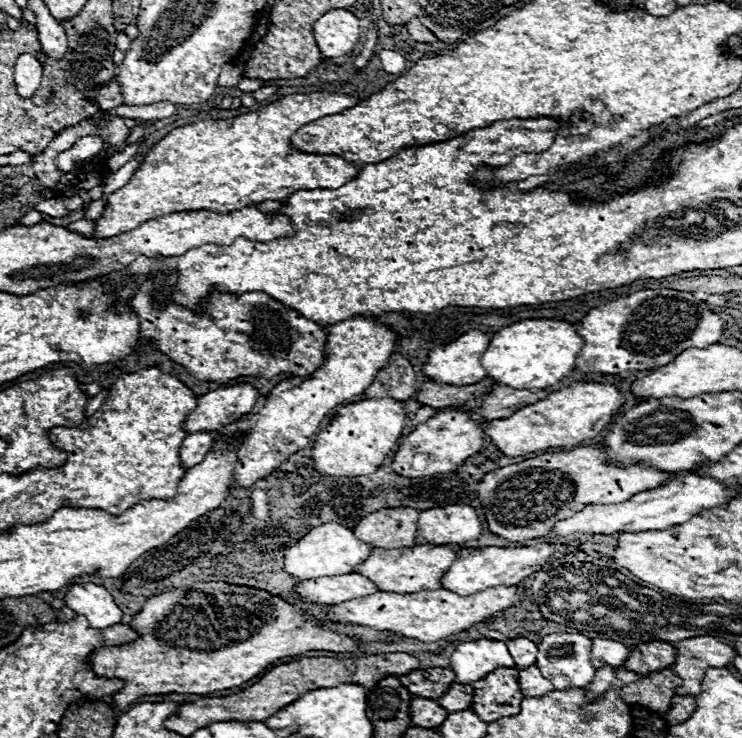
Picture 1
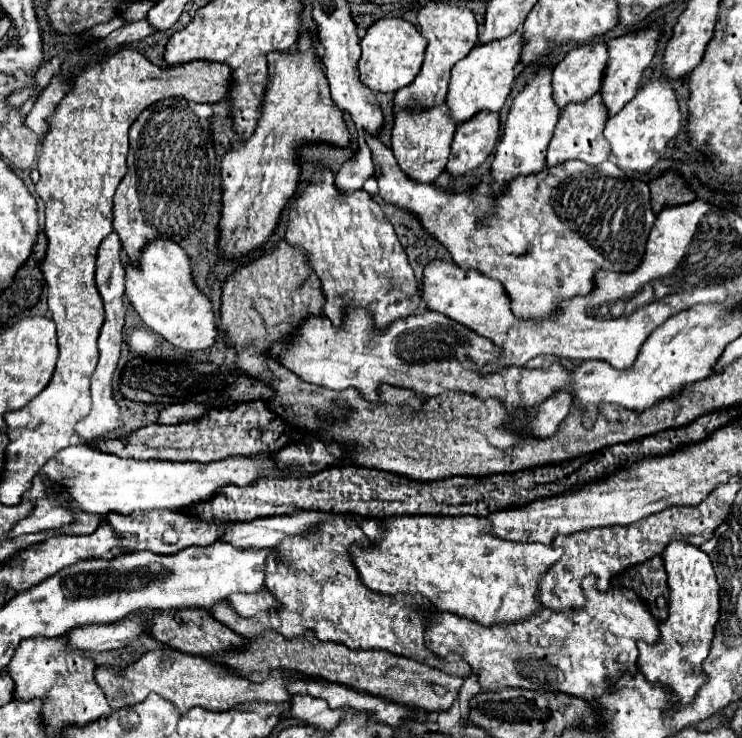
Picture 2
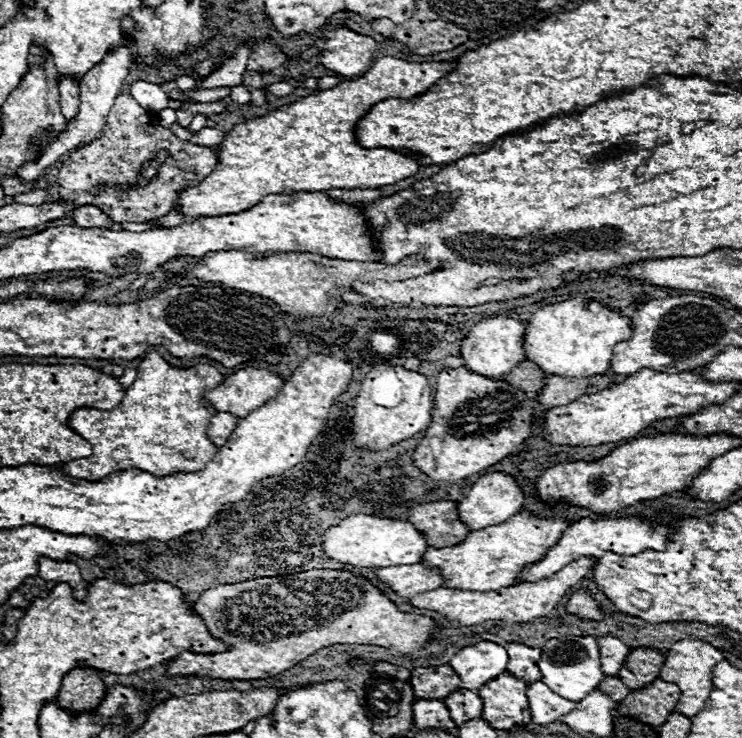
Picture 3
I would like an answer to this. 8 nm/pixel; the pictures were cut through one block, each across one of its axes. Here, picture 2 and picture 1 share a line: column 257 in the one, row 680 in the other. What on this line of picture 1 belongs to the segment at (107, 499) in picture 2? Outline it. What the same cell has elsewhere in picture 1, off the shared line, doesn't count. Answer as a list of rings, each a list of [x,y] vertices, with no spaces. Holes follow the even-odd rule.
[[[482,638],[474,642],[462,642],[450,658],[450,668],[456,672],[458,684],[472,686],[486,674],[498,668],[516,668],[516,664],[504,642]]]

